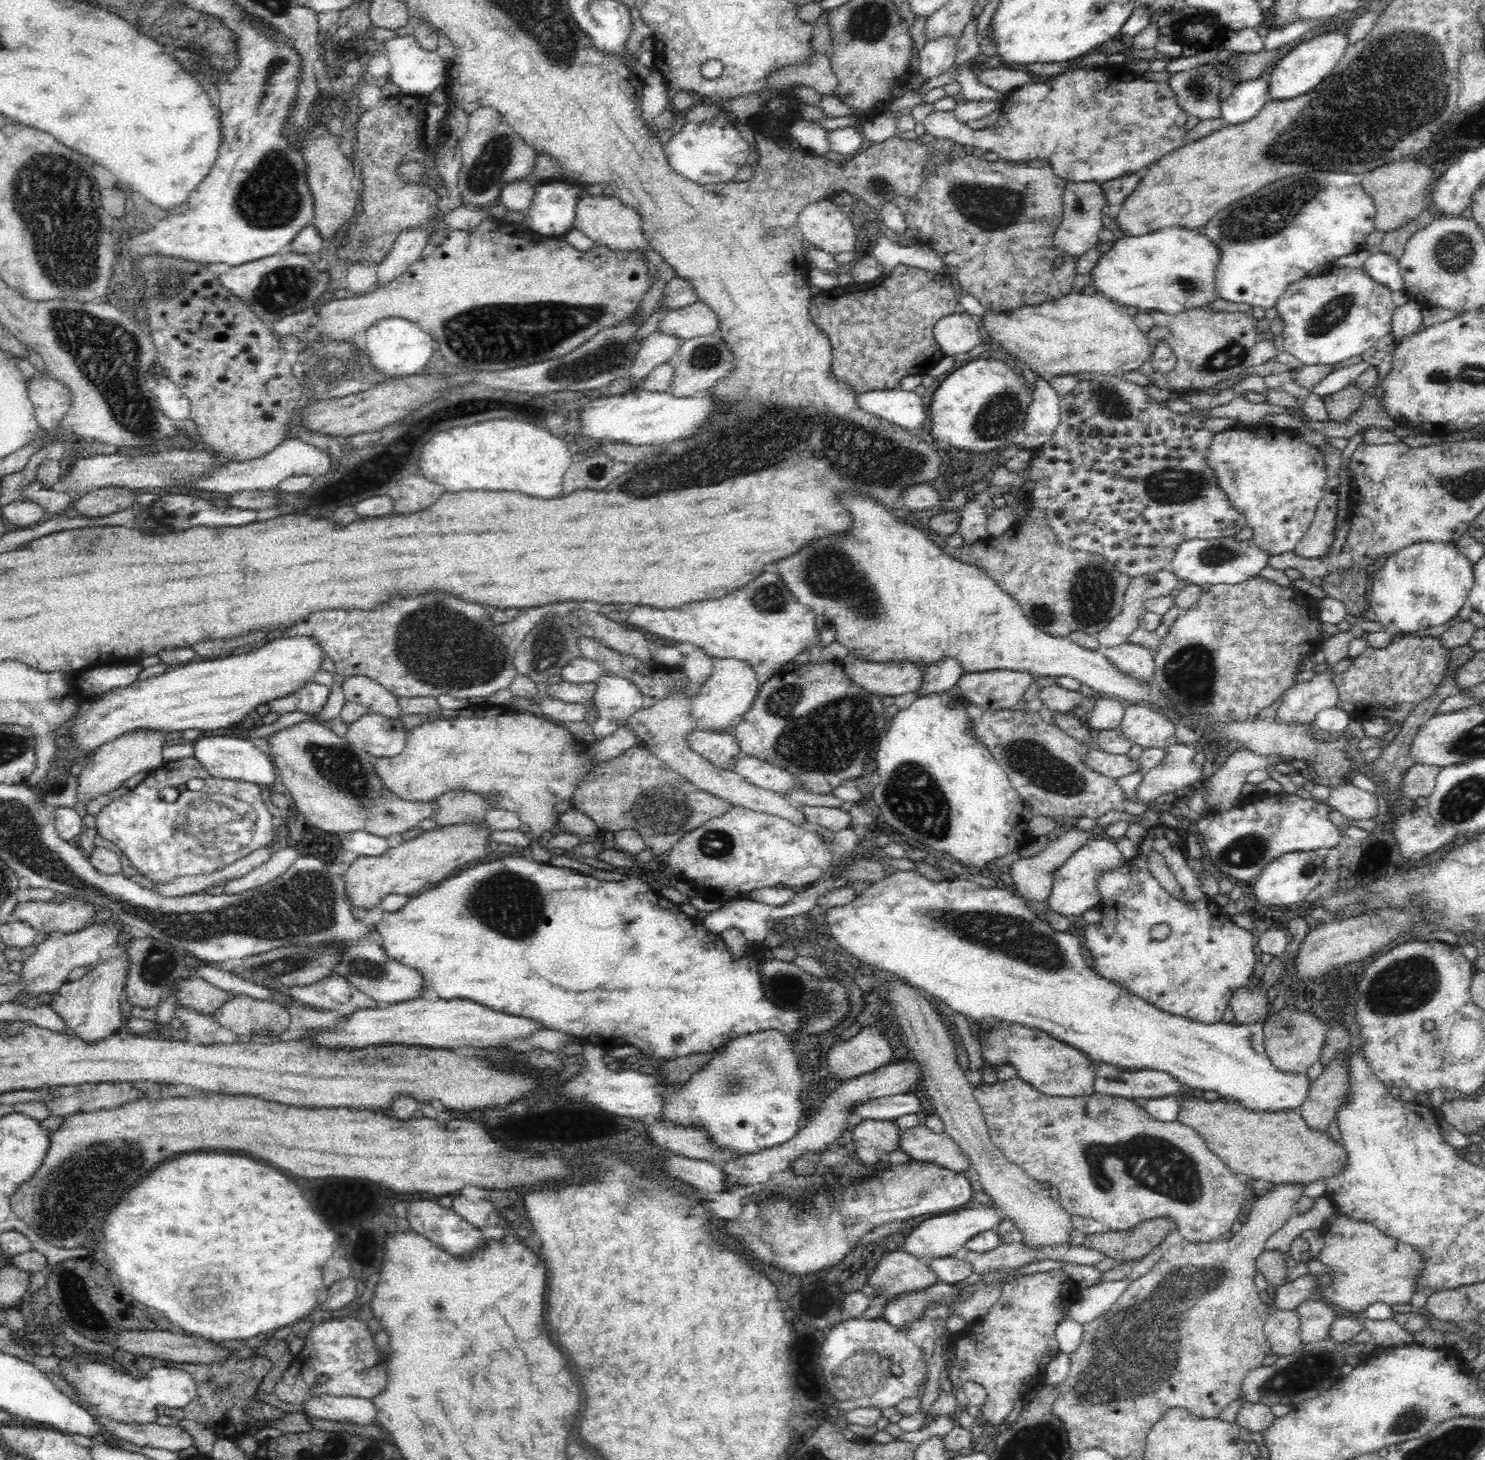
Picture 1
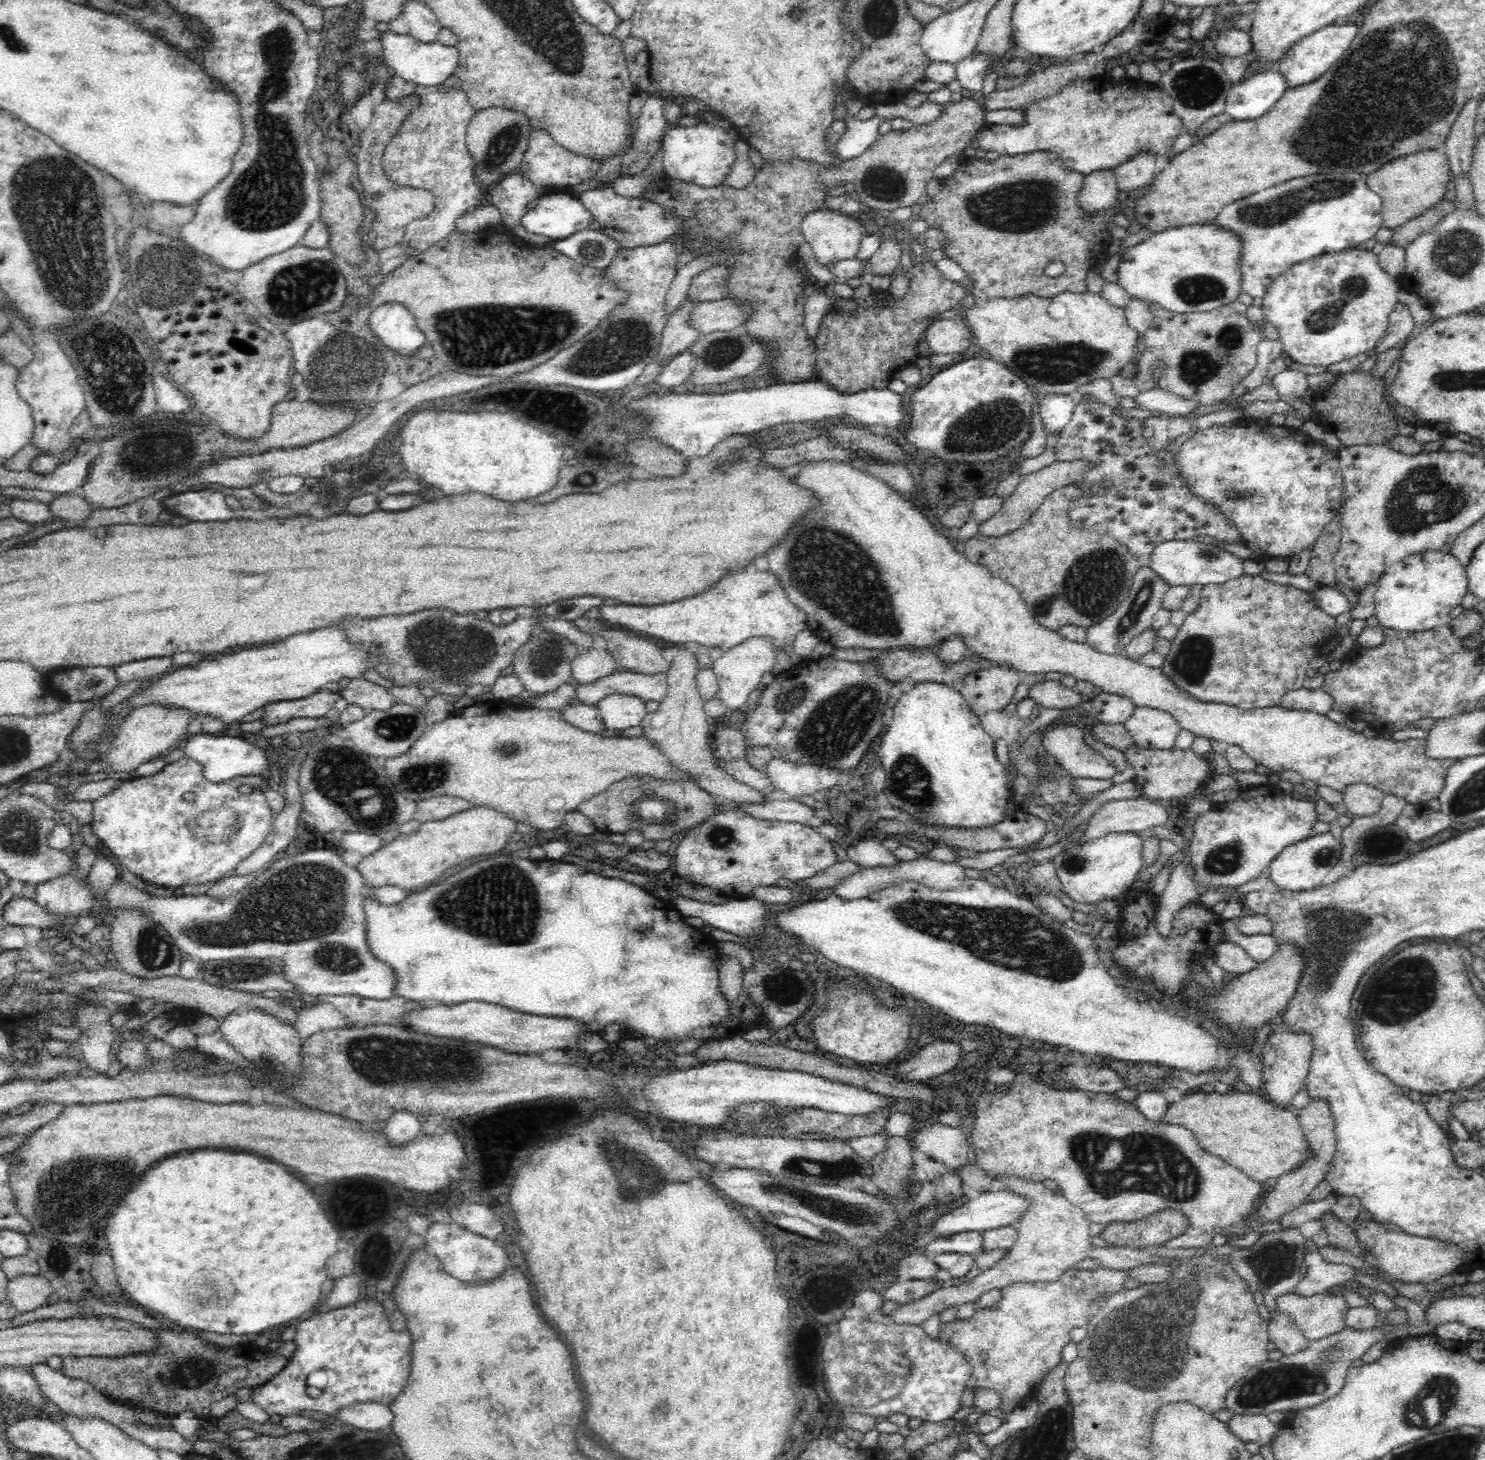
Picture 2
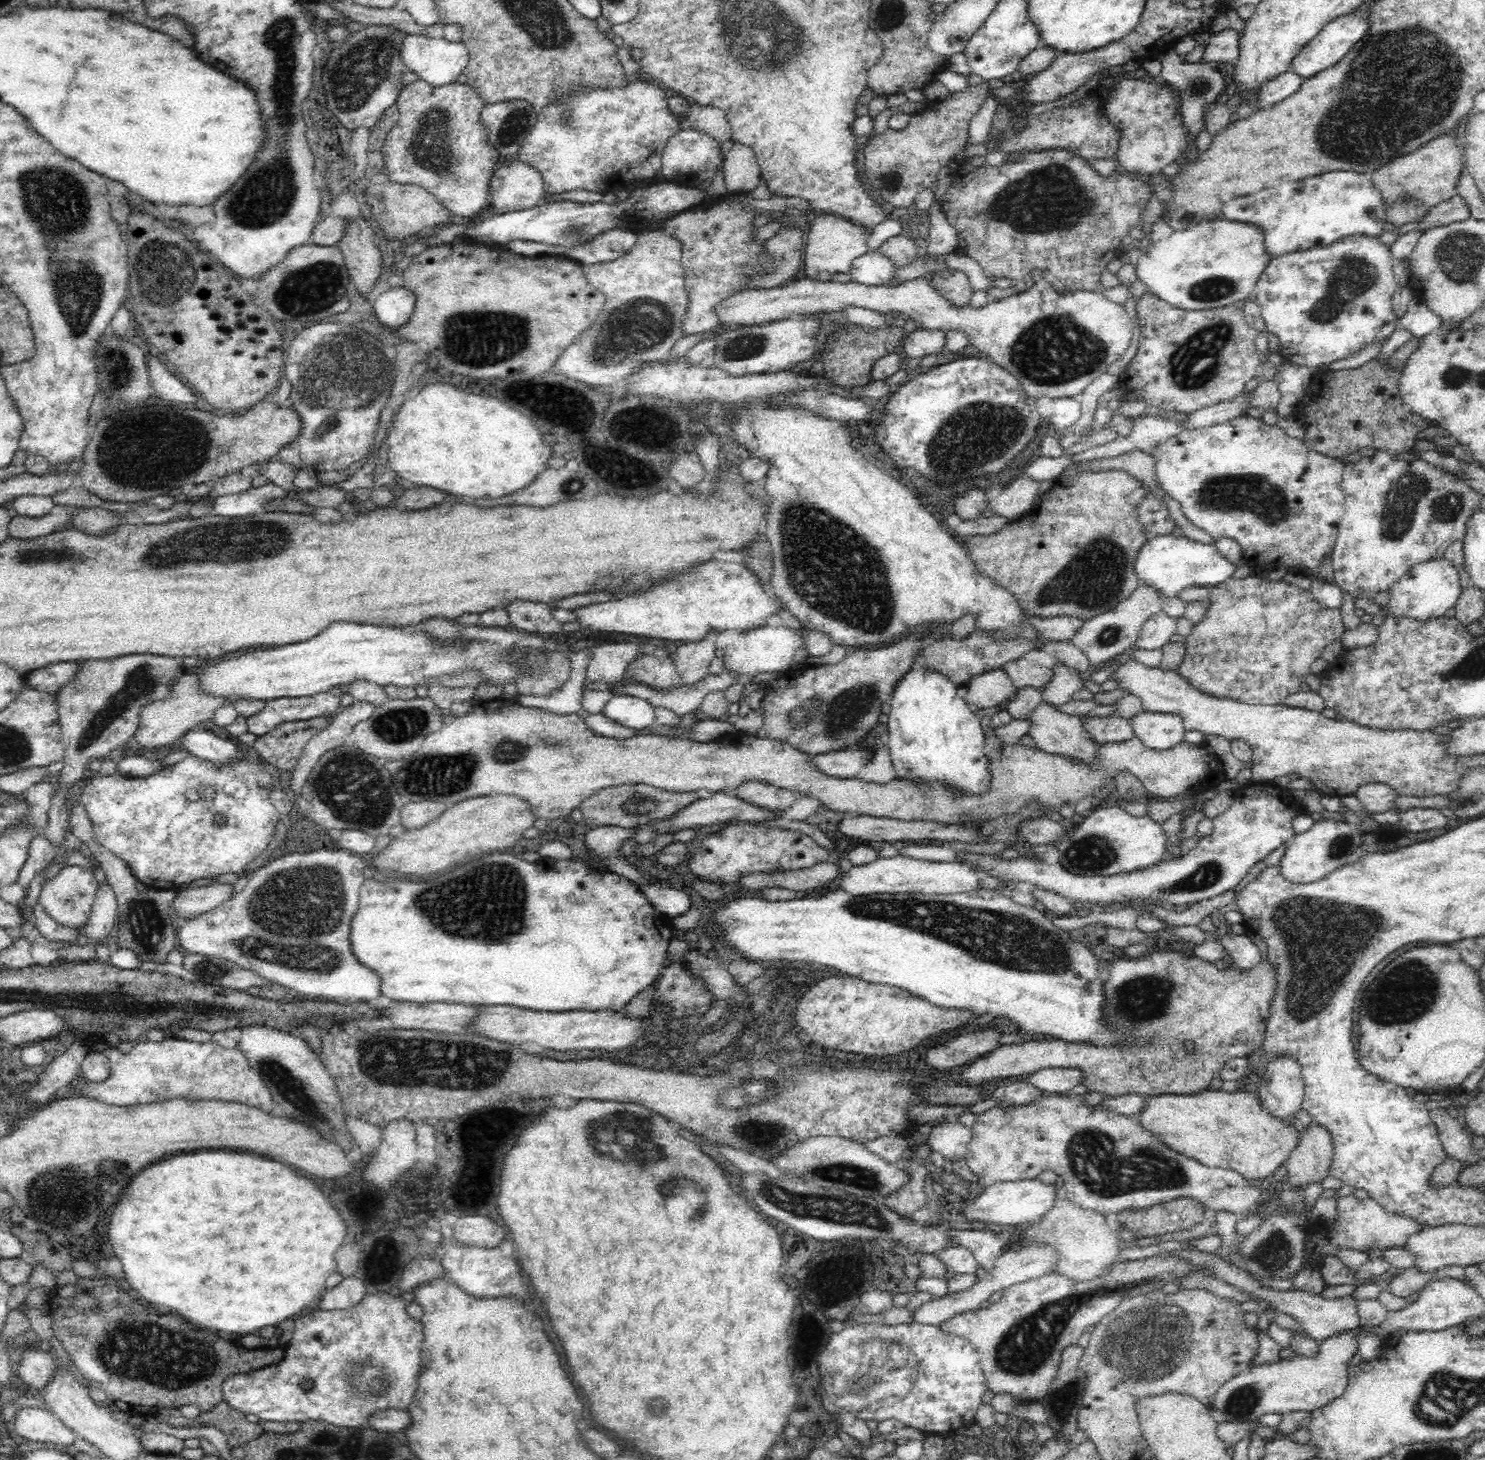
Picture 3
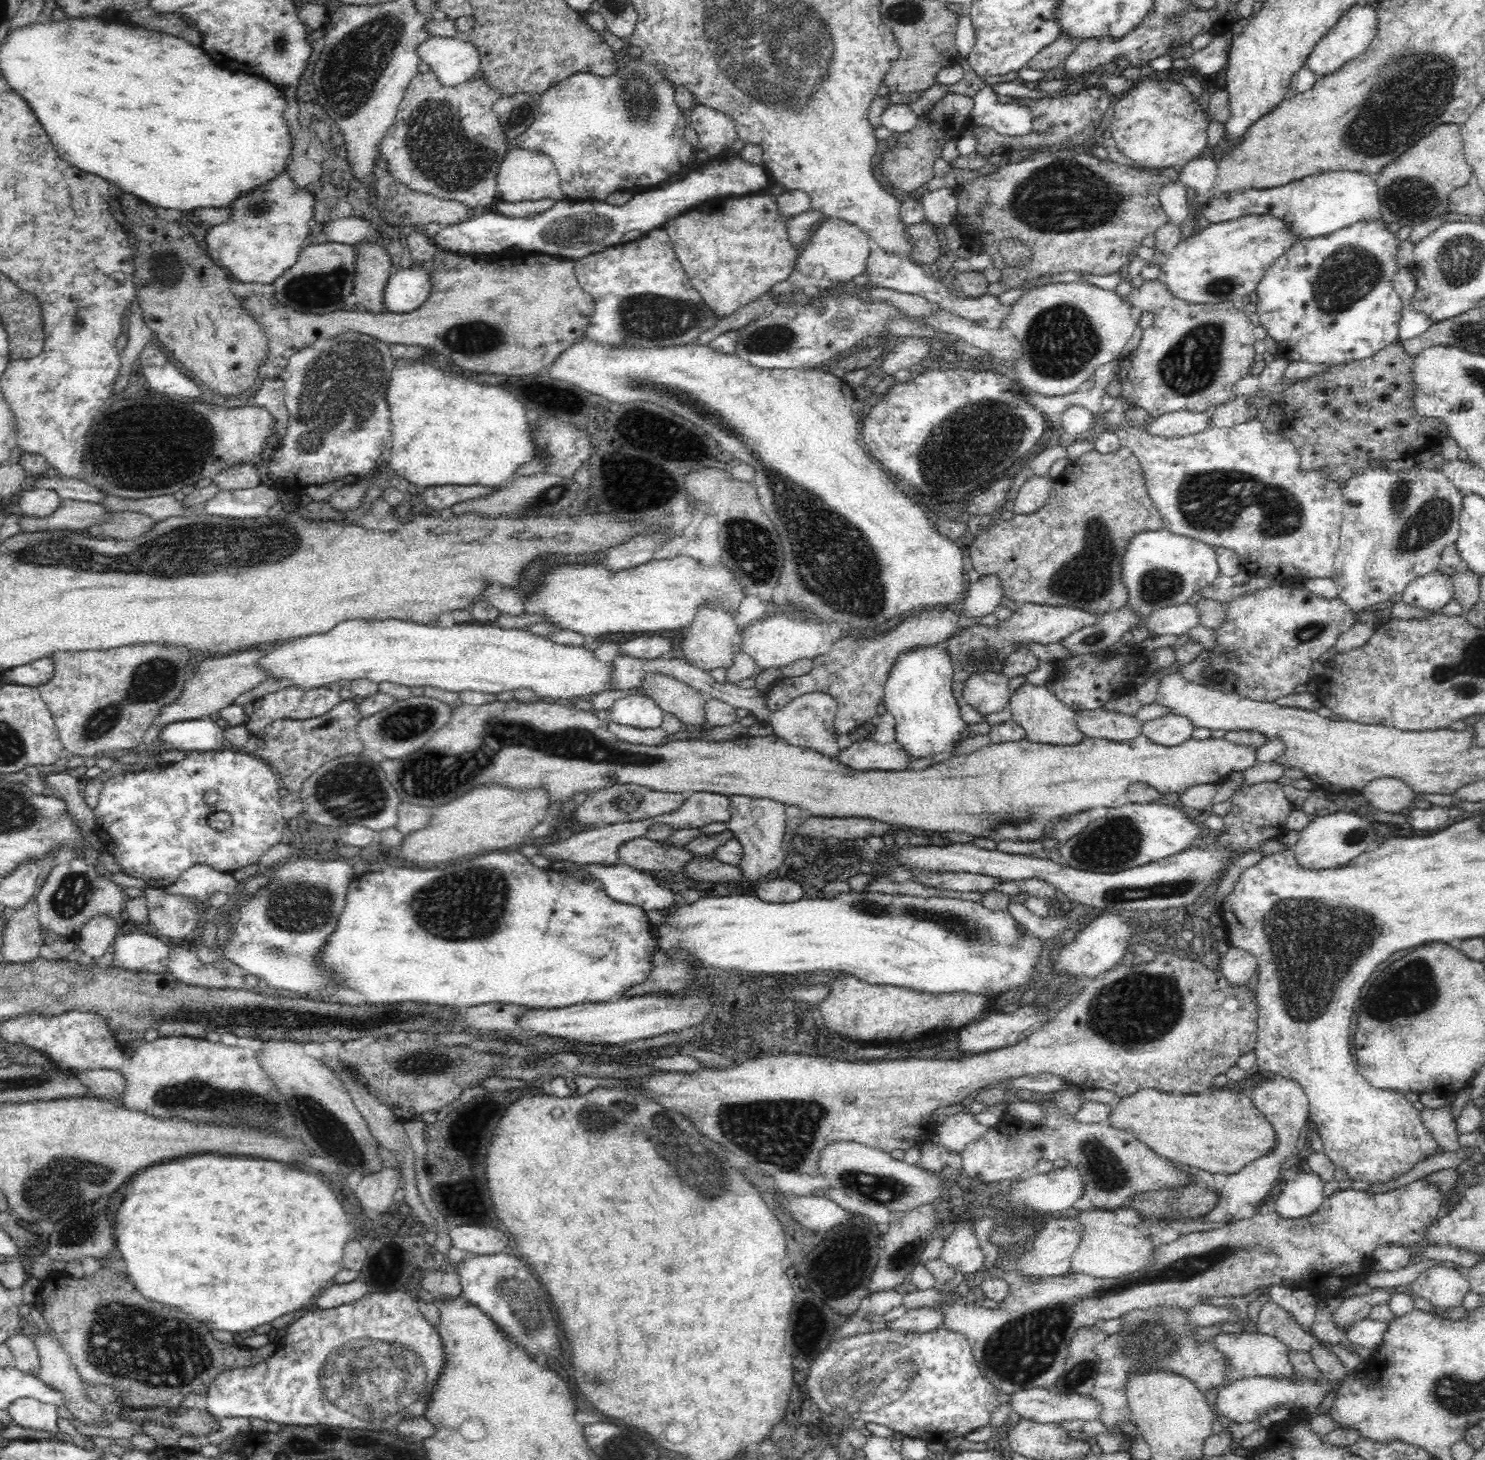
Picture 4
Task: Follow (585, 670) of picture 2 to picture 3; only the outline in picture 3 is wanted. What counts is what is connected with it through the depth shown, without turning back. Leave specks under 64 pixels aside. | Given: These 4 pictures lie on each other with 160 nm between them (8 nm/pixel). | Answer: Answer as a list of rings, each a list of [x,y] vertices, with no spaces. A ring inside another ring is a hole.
[[[627,639],[592,647],[592,662],[588,665],[586,679],[590,683],[620,683],[624,680],[623,674],[627,666],[638,660],[639,656],[651,654],[652,649],[649,645],[628,642]]]

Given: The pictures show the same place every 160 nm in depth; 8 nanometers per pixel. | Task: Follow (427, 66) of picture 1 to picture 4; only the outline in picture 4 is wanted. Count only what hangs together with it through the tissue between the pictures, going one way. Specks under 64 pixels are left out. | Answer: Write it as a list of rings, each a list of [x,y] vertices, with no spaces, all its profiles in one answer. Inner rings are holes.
[[[431,36],[418,48],[421,62],[426,62],[437,74],[442,86],[458,86],[478,72],[479,52],[462,38]]]

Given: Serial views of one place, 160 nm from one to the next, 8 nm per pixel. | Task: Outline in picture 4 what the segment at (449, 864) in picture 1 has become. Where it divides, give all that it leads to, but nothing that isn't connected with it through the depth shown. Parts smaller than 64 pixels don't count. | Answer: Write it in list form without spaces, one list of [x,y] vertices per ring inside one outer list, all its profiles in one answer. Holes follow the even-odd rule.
[[[486,783],[472,788],[470,792],[450,800],[448,804],[433,809],[433,816],[430,824],[426,828],[411,832],[404,837],[401,842],[400,858],[412,867],[433,868],[448,865],[453,858],[460,858],[466,854],[476,854],[476,852],[494,852],[509,849],[516,849],[526,843],[526,838],[532,838],[532,830],[537,824],[544,820],[550,820],[547,810],[551,804],[546,800],[548,796],[545,788],[506,788],[503,784]]]

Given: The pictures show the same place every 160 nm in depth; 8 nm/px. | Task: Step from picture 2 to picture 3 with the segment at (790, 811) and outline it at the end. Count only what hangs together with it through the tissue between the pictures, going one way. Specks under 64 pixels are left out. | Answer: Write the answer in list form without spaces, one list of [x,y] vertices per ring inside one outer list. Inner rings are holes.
[[[711,793],[710,798],[698,798],[686,808],[678,810],[674,816],[665,820],[652,820],[646,826],[652,826],[658,834],[680,832],[687,828],[712,826],[725,820],[774,820],[774,813],[760,809],[740,798],[734,793]]]

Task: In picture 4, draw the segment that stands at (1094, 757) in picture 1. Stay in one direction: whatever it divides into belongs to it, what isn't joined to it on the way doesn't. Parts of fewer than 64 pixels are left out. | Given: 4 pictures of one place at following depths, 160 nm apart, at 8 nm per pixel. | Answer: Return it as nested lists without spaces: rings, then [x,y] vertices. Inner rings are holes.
[[[1028,680],[1011,694],[1009,702],[1011,718],[1018,723],[1025,732],[1025,738],[1032,743],[1050,744],[1054,746],[1070,746],[1079,744],[1084,739],[1084,733],[1078,729],[1075,711],[1068,708],[1057,699],[1045,686],[1034,686]]]

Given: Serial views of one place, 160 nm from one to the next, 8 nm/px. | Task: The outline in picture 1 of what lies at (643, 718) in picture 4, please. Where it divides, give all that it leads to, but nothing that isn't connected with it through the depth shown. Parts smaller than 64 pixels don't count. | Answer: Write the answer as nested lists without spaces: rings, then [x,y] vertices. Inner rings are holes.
[[[602,669],[596,678],[596,692],[592,699],[596,716],[592,716],[594,740],[602,740],[628,721],[630,715],[643,708],[644,697],[639,687],[629,680],[615,676],[610,670]]]

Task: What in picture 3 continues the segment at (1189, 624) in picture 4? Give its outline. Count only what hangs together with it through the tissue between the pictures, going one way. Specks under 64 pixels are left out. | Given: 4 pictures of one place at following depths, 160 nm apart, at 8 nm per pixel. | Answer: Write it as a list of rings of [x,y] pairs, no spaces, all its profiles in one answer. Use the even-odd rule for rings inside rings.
[[[1161,609],[1144,622],[1137,639],[1137,649],[1162,649],[1177,632],[1177,620]]]

